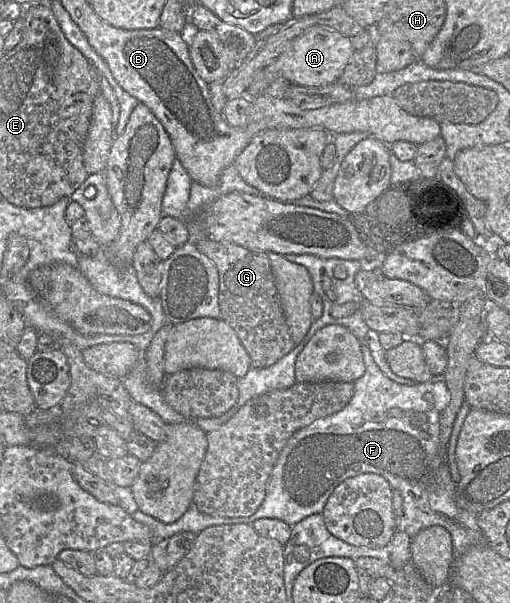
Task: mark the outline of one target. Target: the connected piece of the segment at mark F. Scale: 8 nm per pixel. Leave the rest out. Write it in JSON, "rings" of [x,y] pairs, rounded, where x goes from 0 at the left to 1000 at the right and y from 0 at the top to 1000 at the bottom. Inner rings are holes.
{"rings":[[[718,570],[710,572],[708,580],[716,617],[692,633],[694,653],[690,662],[667,682],[625,693],[569,723],[531,781],[522,804],[520,824],[496,854],[465,859],[422,857],[392,849],[384,837],[375,834],[357,857],[335,869],[324,869],[273,846],[257,852],[259,857],[296,877],[302,896],[320,896],[359,881],[388,886],[396,879],[424,871],[494,869],[510,859],[547,861],[569,872],[576,872],[612,852],[631,852],[647,821],[678,794],[714,784],[733,784],[747,788],[761,798],[771,813],[784,816],[790,826],[792,852],[780,866],[778,876],[794,881],[808,894],[833,876],[855,871],[871,874],[884,887],[890,927],[912,919],[927,905],[951,902],[951,889],[935,867],[935,856],[894,837],[896,801],[884,793],[876,769],[876,751],[867,751],[867,735],[863,733],[865,685],[853,685],[849,680],[829,683],[837,677],[865,682],[880,670],[882,650],[869,627],[851,627],[845,632],[812,638],[776,635],[745,614]],[[837,650],[849,653],[849,667],[839,667],[833,662]]]}

